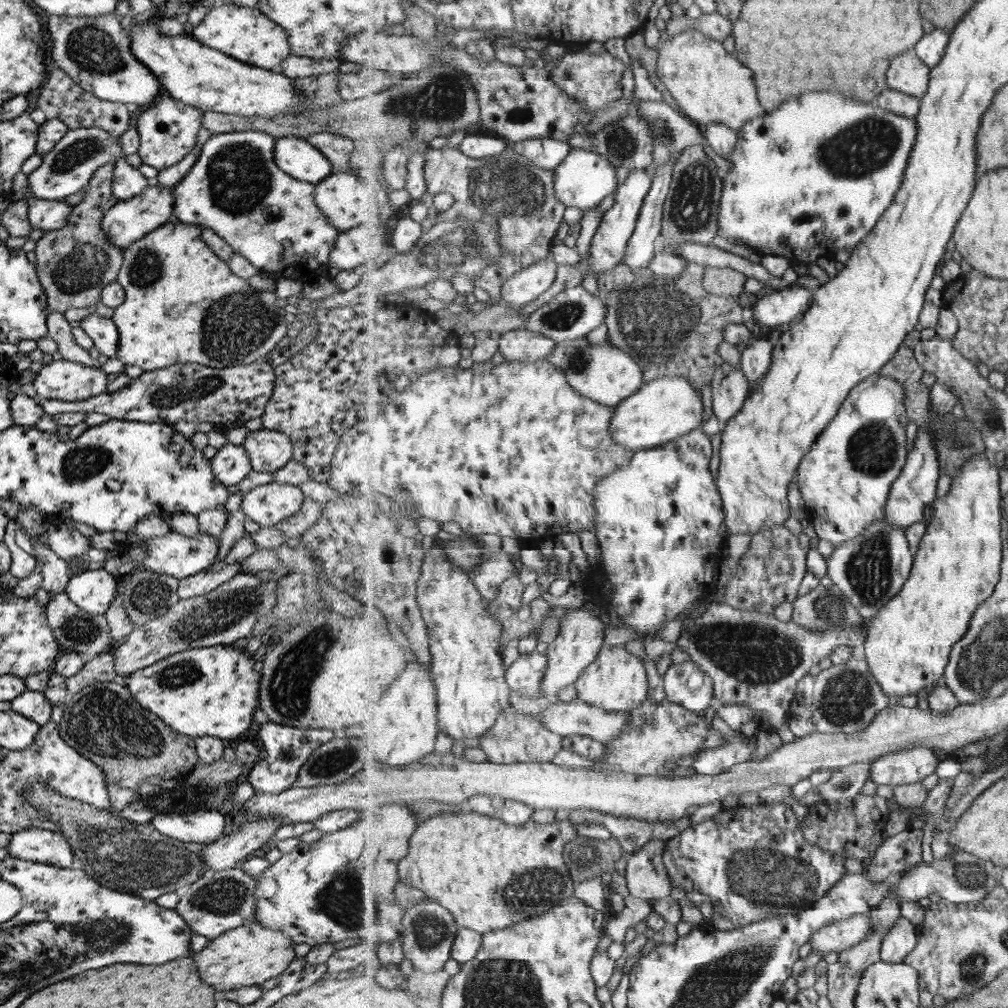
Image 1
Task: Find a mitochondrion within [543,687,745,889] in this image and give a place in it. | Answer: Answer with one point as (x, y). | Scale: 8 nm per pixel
(587, 859)

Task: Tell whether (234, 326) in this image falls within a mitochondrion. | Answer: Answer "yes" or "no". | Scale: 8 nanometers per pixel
yes

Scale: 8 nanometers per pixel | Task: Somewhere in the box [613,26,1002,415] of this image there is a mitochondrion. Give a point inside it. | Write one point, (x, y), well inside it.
(866, 146)

